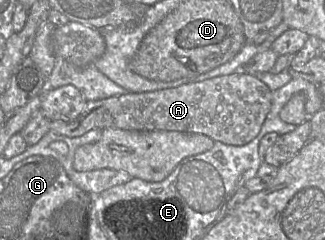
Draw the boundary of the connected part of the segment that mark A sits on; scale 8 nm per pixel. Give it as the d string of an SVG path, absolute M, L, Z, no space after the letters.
M236 72L176 88L87 101L77 119L53 120L50 131L67 137L79 137L92 129L104 128L179 131L200 133L214 141L243 146L258 135L271 104L272 91L264 82L246 72Z

